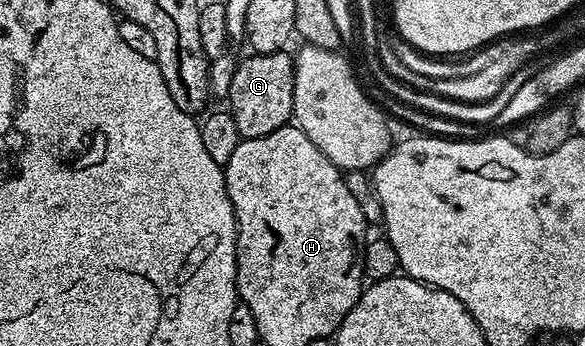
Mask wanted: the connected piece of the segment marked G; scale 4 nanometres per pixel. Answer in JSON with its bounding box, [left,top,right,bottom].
[227,51,295,139]

